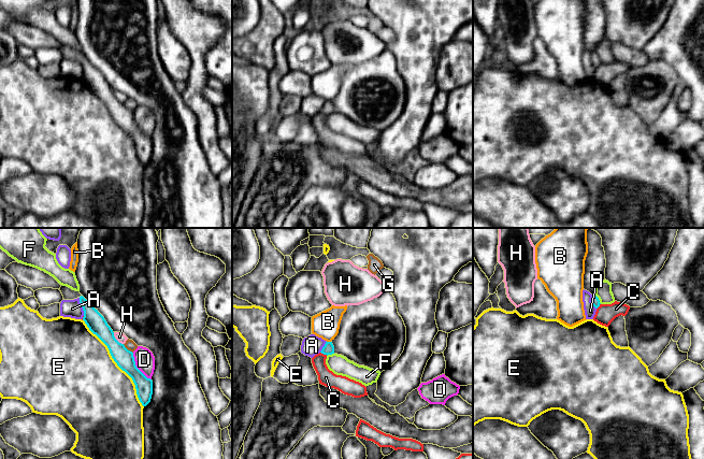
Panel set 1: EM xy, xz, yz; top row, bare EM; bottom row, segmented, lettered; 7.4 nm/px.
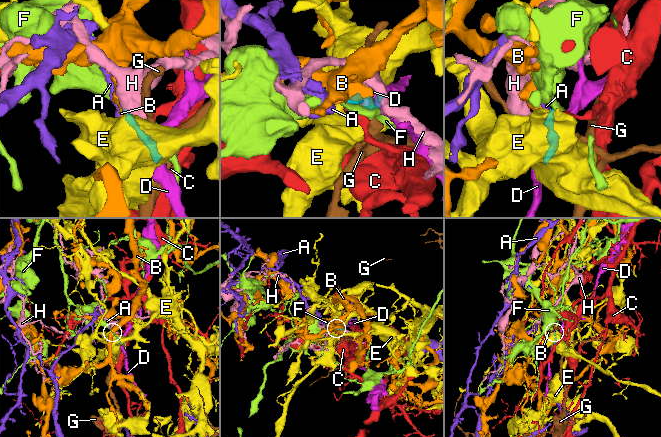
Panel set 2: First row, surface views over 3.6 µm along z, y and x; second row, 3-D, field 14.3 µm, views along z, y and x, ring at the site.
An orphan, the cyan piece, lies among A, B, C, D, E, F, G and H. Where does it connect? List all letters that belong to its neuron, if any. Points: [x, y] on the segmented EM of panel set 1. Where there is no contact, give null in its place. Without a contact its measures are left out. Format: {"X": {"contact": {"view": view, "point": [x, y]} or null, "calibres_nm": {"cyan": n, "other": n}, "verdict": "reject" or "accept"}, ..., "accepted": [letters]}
{"A": {"contact": {"view": "xy", "point": [82, 306]}, "calibres_nm": {"cyan": 140, "other": 130}, "verdict": "reject"}, "B": {"contact": {"view": "xz", "point": [329, 342]}, "calibres_nm": {"cyan": 80, "other": 200}, "verdict": "reject"}, "C": {"contact": {"view": "xz", "point": [324, 354]}, "calibres_nm": {"cyan": 80, "other": 120}, "verdict": "reject"}, "D": {"contact": {"view": "xy", "point": [135, 367]}, "calibres_nm": {"cyan": 140, "other": 150}, "verdict": "reject"}, "E": {"contact": {"view": "xy", "point": [116, 362]}, "calibres_nm": {"cyan": 140, "other": 500}, "verdict": "reject"}, "F": {"contact": {"view": "yz", "point": [598, 299]}, "calibres_nm": {"cyan": 60, "other": 130}, "verdict": "reject"}, "G": {"contact": {"view": "xy", "point": [127, 349]}, "calibres_nm": {"cyan": 140, "other": 80}, "verdict": "reject"}, "H": {"contact": {"view": "xy", "point": [115, 339]}, "calibres_nm": {"cyan": 140, "other": 70}, "verdict": "reject"}, "accepted": []}

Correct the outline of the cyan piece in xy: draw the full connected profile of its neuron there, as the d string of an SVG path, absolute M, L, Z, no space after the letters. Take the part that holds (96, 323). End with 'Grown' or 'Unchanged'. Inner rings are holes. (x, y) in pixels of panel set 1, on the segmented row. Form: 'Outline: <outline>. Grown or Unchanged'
Outline: M67 286L59 289L64 300L80 299L84 311L83 320L89 330L96 334L109 348L110 354L117 365L125 371L133 381L137 395L143 406L146 406L153 395L153 381L147 378L135 365L133 353L119 343L104 317L96 310L80 291L72 290Z. Grown

